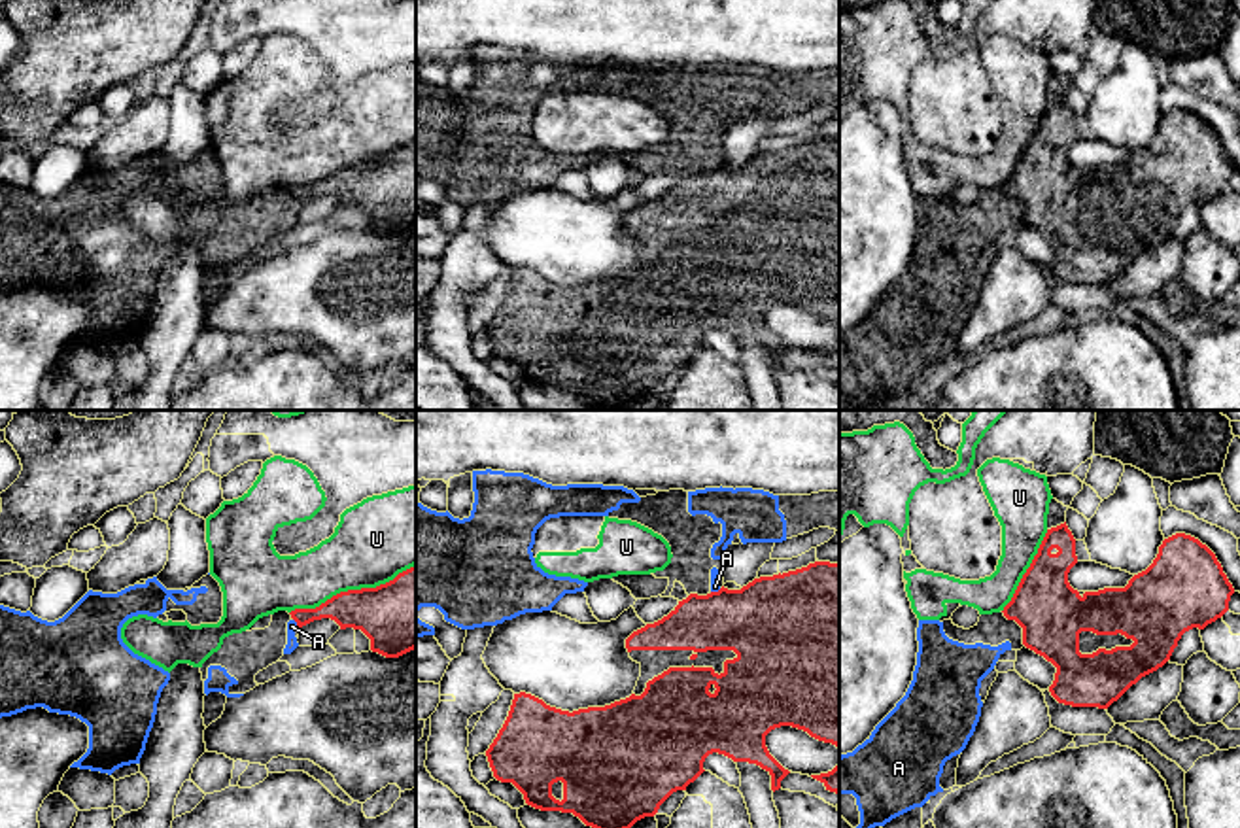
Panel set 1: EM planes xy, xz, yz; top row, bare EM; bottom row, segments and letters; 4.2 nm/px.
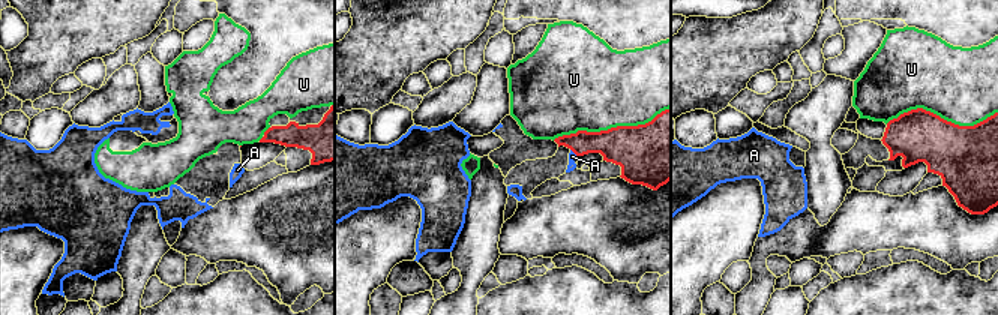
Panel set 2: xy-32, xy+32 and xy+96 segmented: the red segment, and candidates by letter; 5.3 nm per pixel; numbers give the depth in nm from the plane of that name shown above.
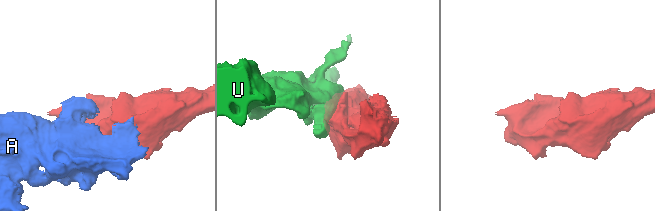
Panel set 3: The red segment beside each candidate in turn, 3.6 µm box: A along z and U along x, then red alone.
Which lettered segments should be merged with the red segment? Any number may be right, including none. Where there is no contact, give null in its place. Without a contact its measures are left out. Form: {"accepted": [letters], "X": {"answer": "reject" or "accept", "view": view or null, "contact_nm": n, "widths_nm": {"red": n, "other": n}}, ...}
{"accepted": [], "A": {"answer": "reject", "view": "xy", "contact_nm": 50, "widths_nm": {"red": 160, "other": 50}}, "U": {"answer": "reject", "view": "xy", "contact_nm": 600, "widths_nm": {"red": 300, "other": 340}}}

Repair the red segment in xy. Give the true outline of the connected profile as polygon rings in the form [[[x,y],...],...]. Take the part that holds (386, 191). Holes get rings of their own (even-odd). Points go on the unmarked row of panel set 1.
[[[416,142],[376,164],[340,168],[316,185],[289,191],[299,204],[331,195],[340,206],[361,206],[372,229],[399,234],[416,225]]]

